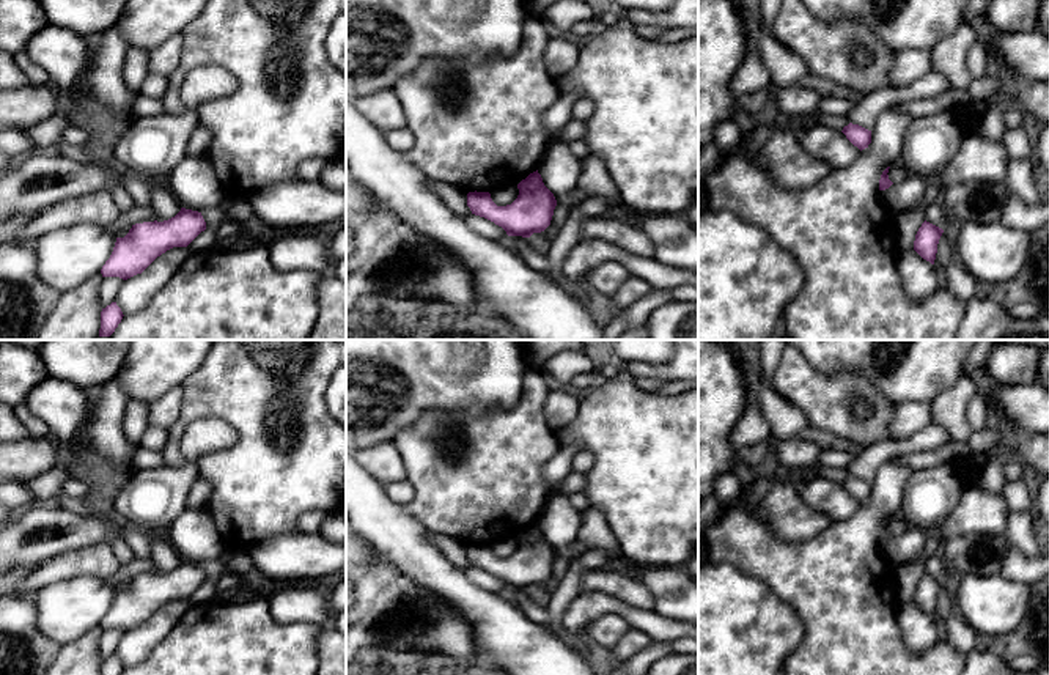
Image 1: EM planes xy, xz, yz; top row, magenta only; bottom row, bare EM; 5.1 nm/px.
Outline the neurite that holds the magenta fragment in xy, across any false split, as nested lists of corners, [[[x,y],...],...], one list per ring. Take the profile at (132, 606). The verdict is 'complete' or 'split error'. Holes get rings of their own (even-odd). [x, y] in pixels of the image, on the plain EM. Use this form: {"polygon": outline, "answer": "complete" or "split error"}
{"polygon": [[[165,537],[153,541],[151,559],[157,571],[135,576],[124,590],[116,590],[113,604],[101,622],[101,675],[121,675],[124,667],[115,651],[124,633],[142,626],[167,603],[187,599],[206,582],[201,565],[182,560]]], "answer": "split error"}

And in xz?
{"polygon": [[[536,522],[517,538],[469,544],[467,559],[472,566],[502,579],[508,588],[530,590],[550,577],[557,552]]], "answer": "split error"}

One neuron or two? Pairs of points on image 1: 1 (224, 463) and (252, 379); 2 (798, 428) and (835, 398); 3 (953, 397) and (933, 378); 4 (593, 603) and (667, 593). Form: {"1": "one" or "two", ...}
{"1": "one", "2": "two", "3": "two", "4": "two"}

